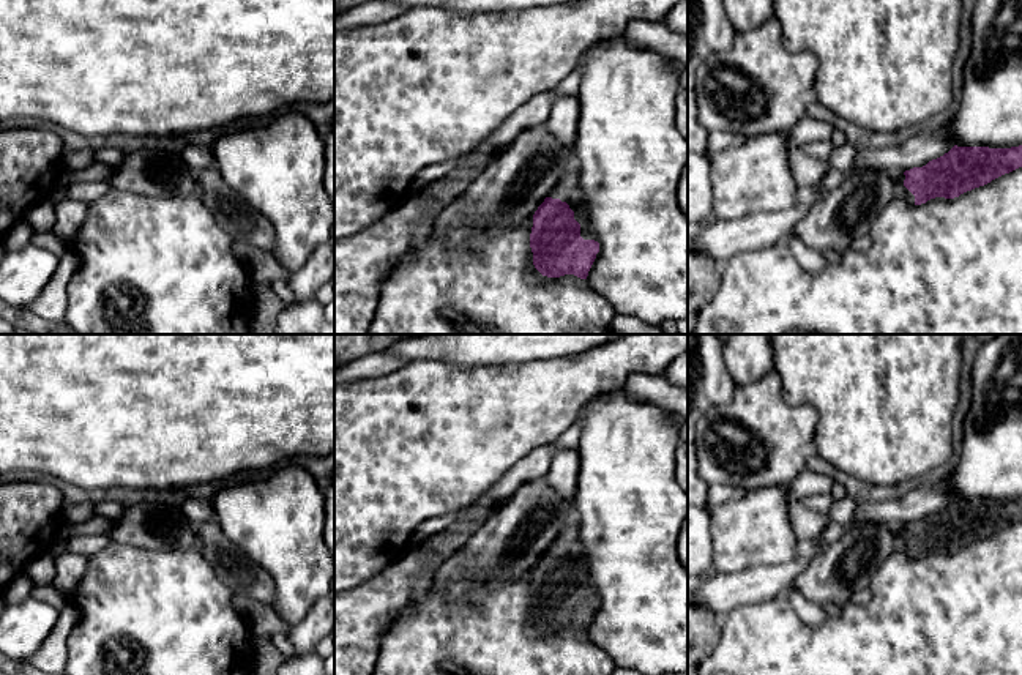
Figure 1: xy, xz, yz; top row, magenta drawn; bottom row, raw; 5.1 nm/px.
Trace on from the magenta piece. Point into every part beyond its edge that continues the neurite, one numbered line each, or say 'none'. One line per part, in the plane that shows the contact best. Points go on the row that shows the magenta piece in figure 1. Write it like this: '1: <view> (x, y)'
1: xz (568, 190)

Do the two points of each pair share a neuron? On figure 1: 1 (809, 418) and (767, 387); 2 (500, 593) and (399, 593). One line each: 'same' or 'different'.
1: same
2: different

